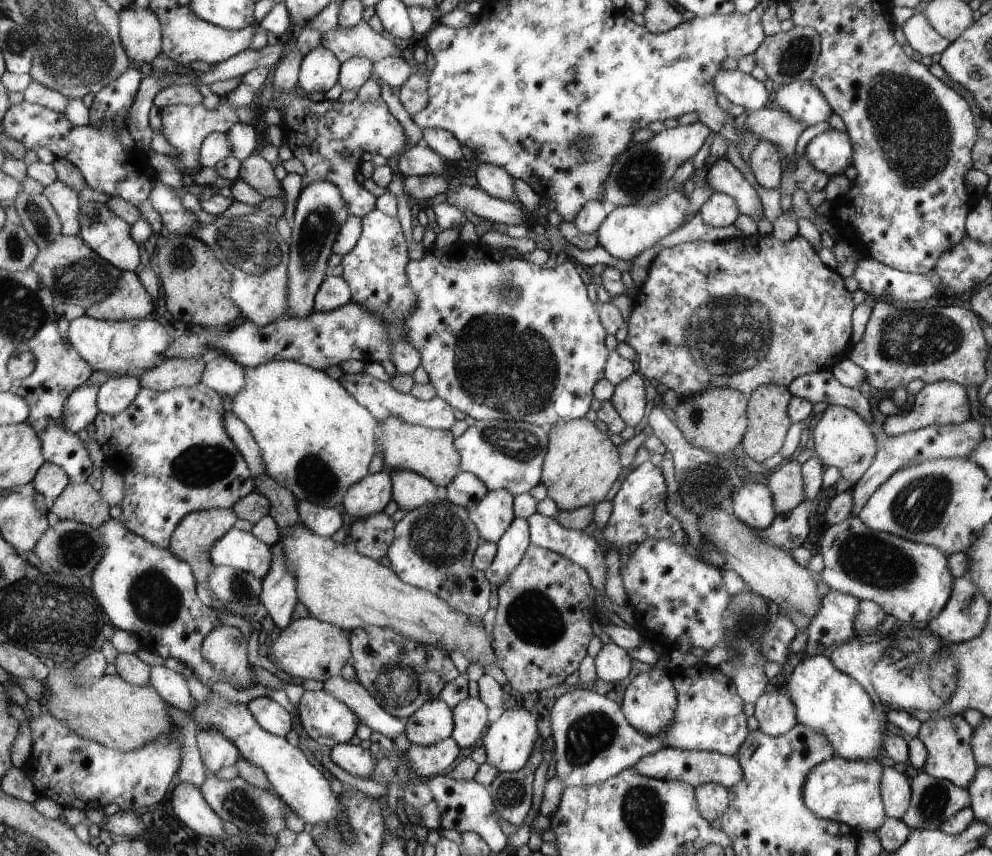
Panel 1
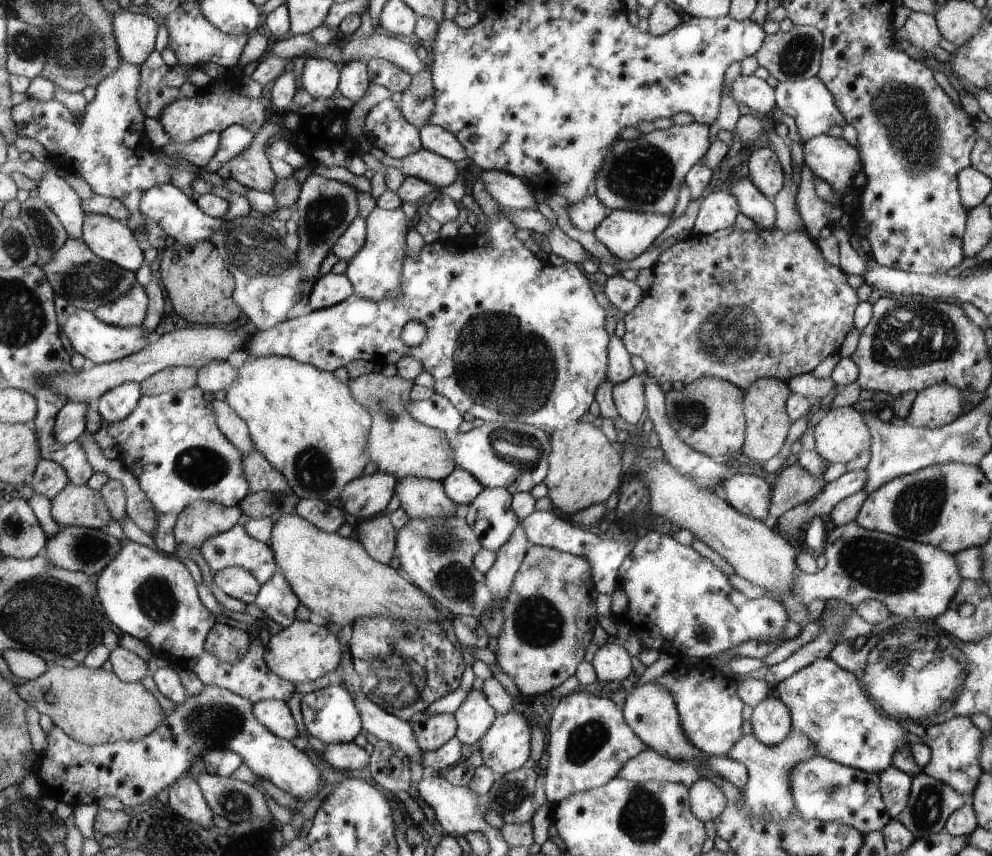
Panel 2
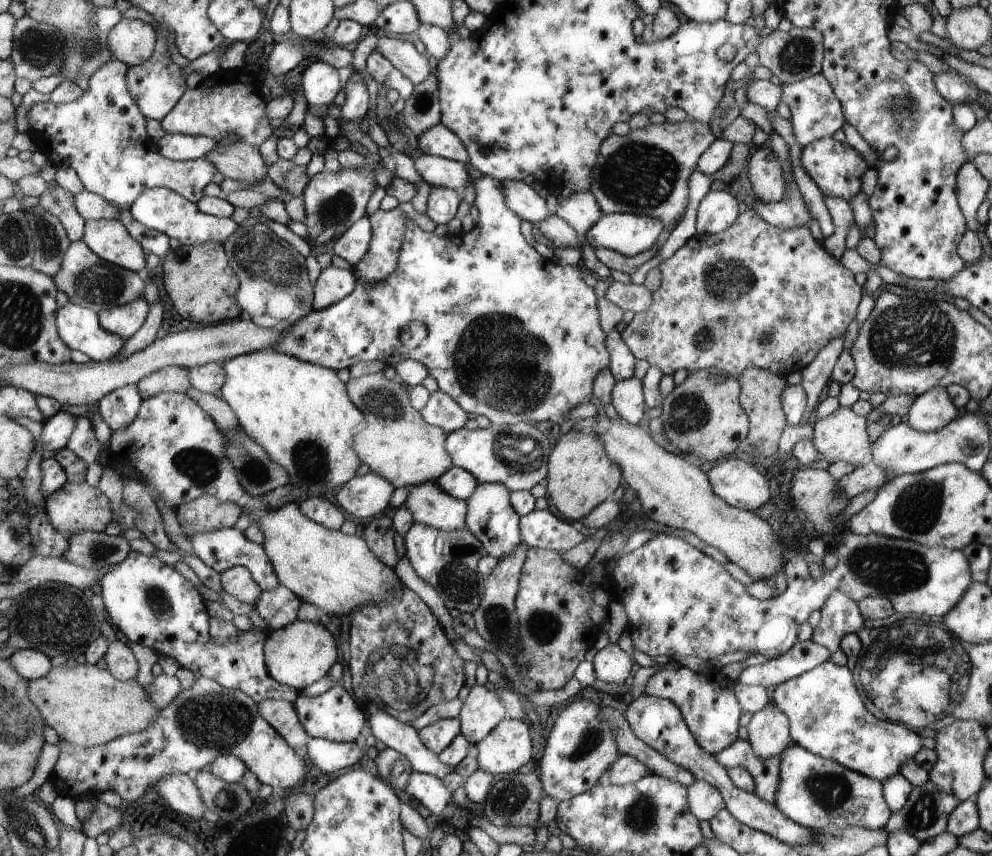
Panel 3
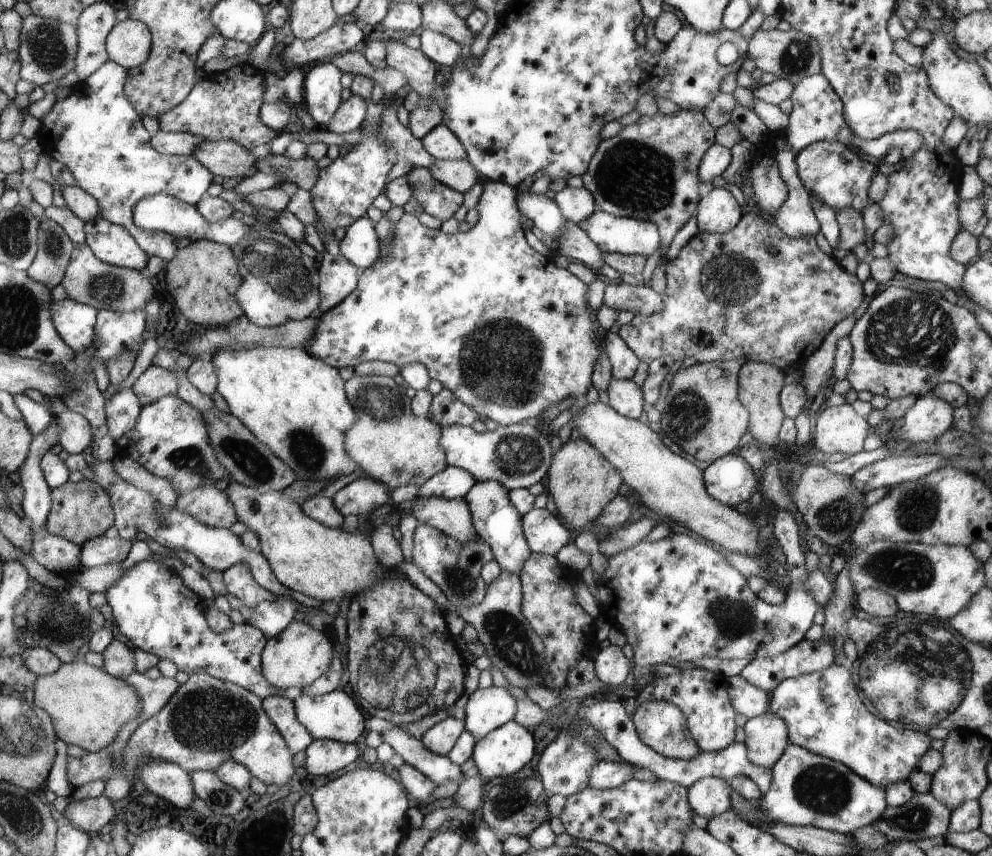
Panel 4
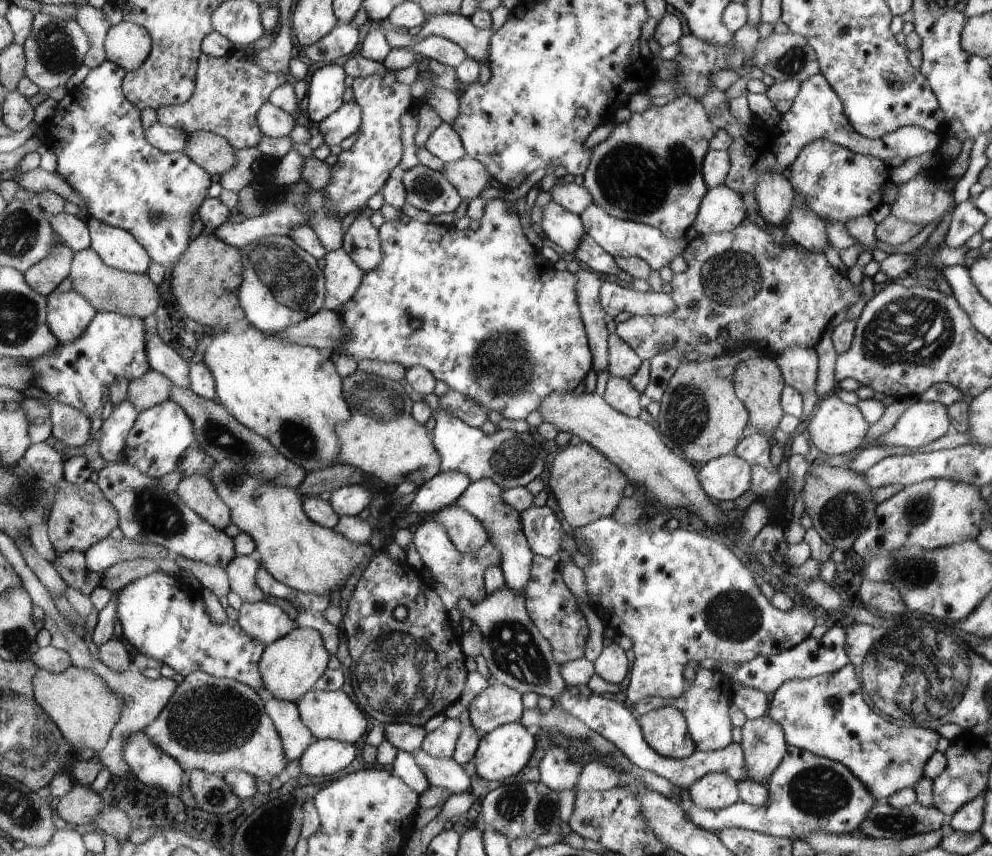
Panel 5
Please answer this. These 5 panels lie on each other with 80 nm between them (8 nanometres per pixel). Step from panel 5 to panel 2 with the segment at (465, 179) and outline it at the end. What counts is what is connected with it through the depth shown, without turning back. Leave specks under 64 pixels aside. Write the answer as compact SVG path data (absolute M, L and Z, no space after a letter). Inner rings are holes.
M421 148L407 157L395 159L385 154L382 161L387 167L397 168L406 177L414 177L438 187L448 186L460 172L451 159Z

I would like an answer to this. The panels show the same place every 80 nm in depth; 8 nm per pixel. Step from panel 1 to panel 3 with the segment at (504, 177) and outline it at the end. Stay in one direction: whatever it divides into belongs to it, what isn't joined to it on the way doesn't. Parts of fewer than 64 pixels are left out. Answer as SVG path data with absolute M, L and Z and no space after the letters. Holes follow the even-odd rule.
M505 180L501 182L501 191L504 202L522 220L528 220L534 226L554 213L546 208L545 199L534 190L531 181Z

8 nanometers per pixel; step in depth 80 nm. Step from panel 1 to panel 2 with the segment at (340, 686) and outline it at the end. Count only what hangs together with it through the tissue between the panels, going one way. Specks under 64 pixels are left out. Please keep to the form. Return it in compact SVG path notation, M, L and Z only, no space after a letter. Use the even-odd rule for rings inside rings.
M364 691L352 692L354 704L363 718L364 730L405 752L421 765L423 750L417 745L411 722L403 721L371 699Z

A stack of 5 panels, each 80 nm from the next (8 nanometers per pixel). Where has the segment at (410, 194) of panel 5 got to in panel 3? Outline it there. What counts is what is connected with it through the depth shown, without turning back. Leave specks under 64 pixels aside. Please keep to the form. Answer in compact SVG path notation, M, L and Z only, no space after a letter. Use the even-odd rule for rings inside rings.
M431 187L431 193L426 202L426 213L430 220L438 224L447 224L456 216L461 193L454 189Z

